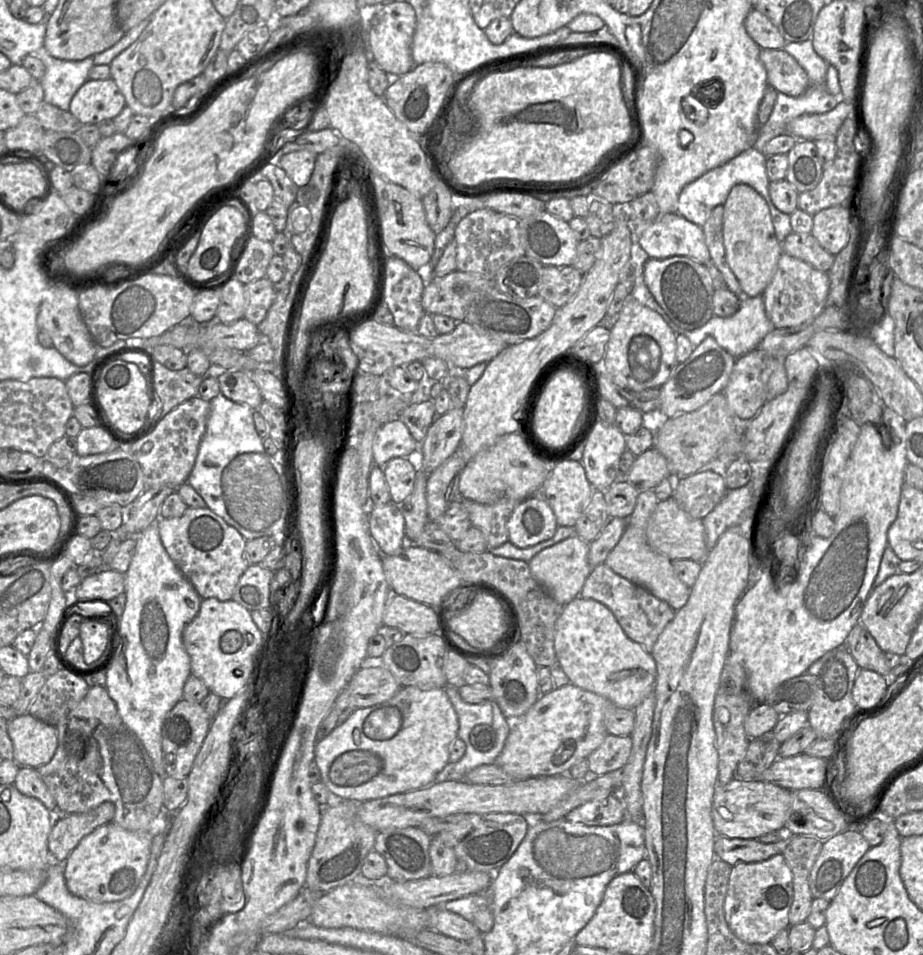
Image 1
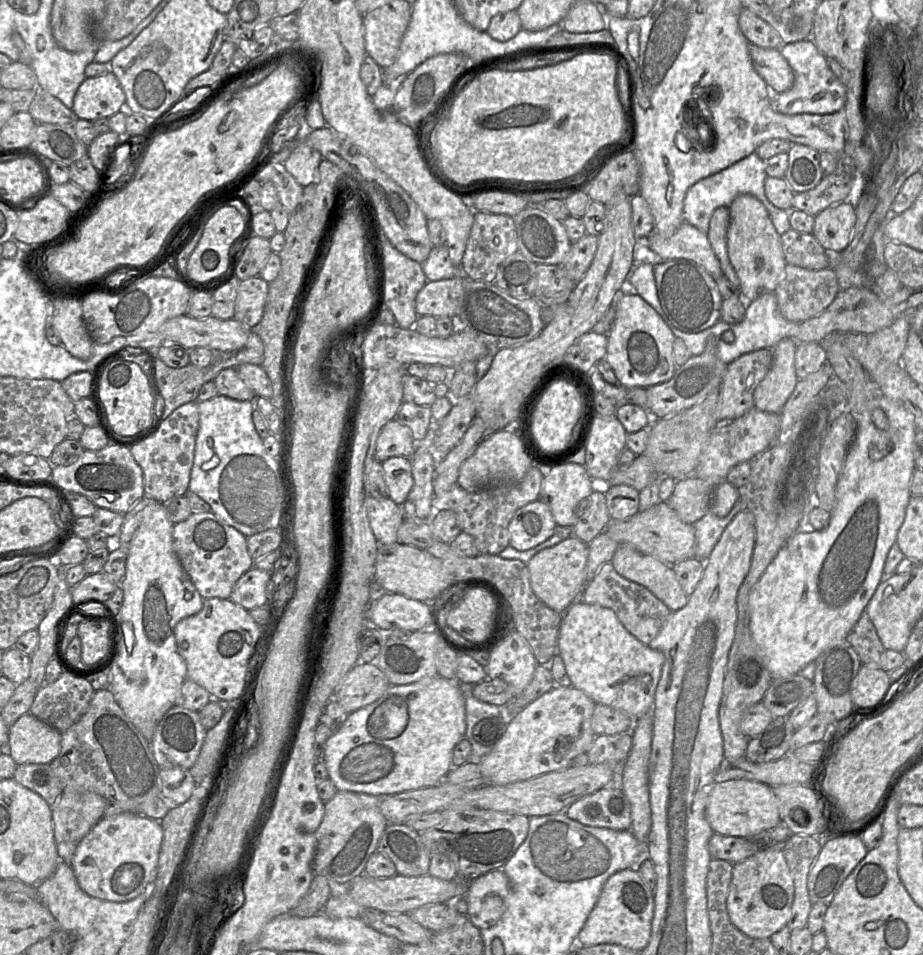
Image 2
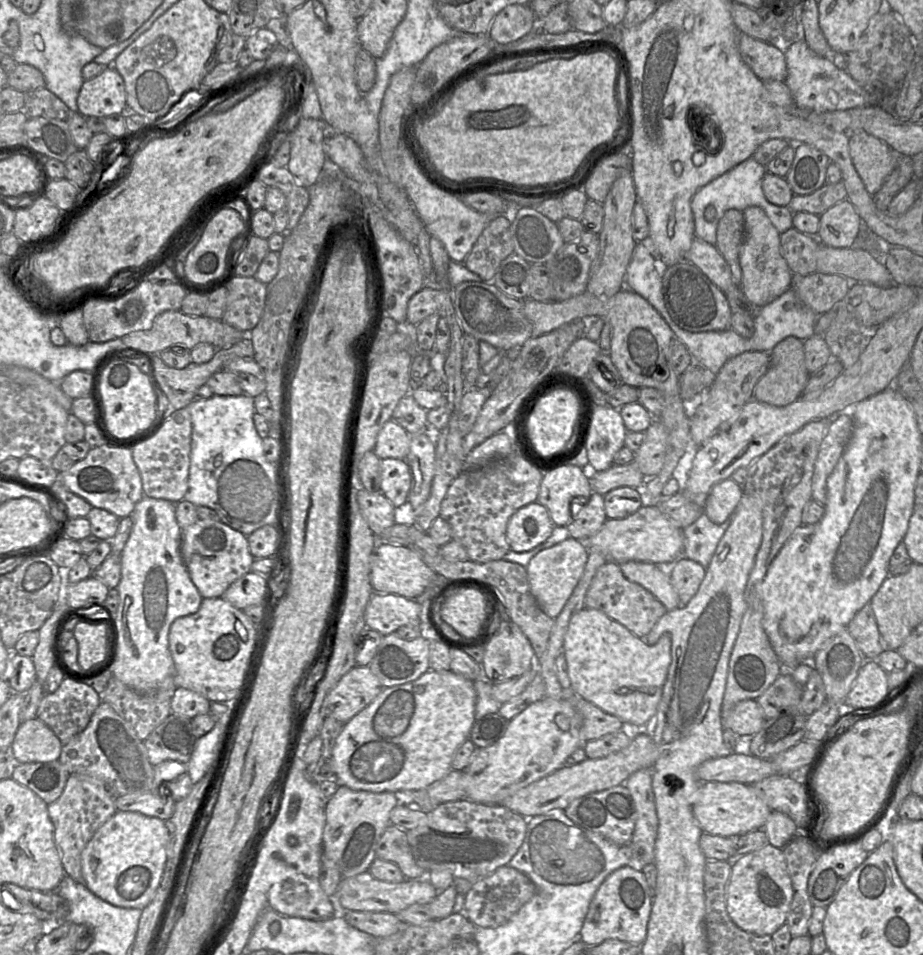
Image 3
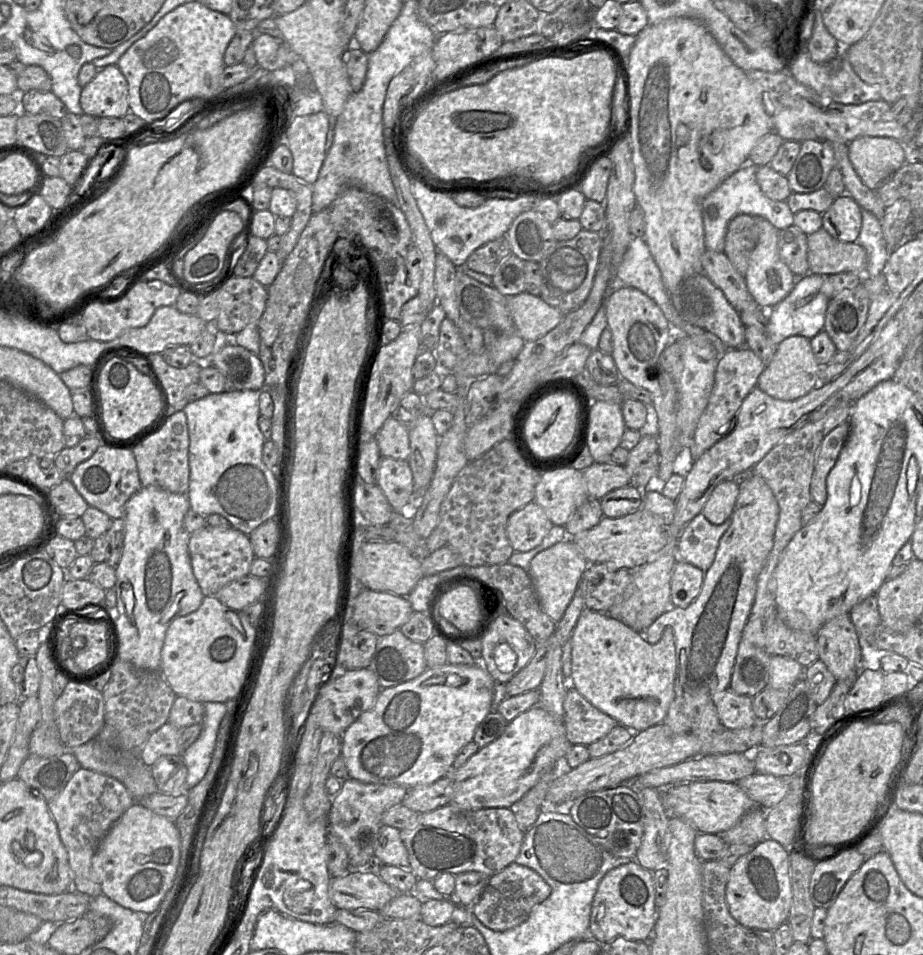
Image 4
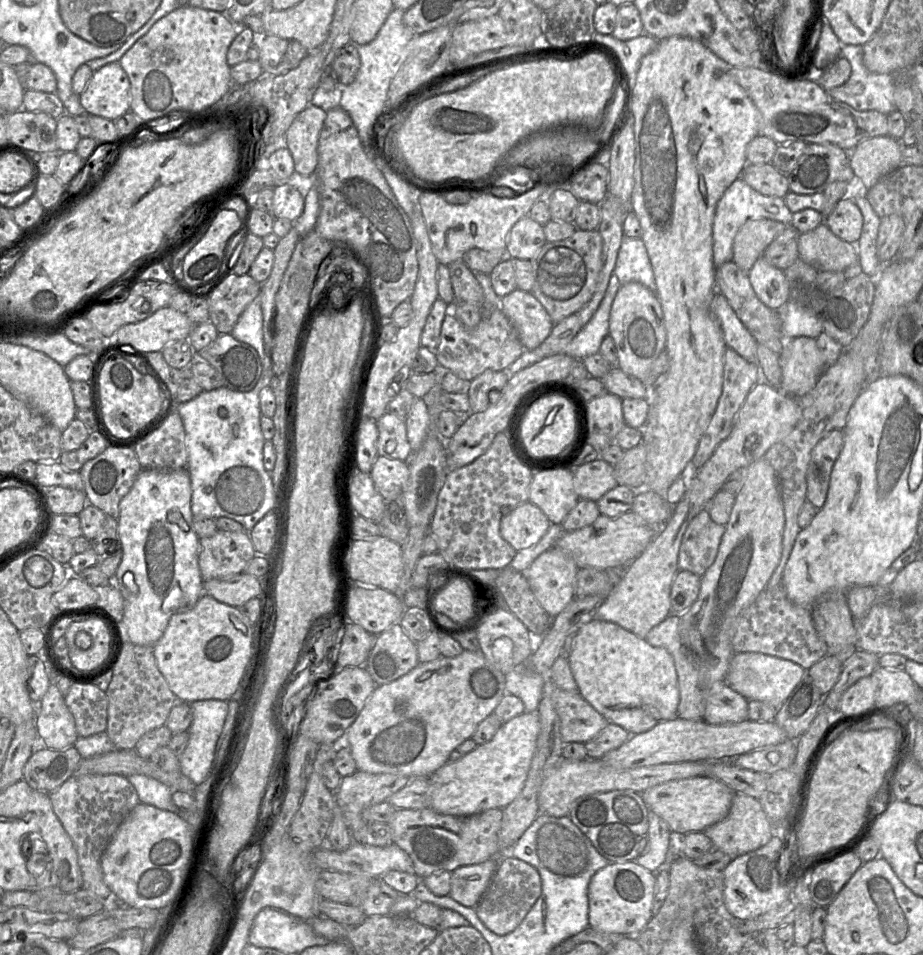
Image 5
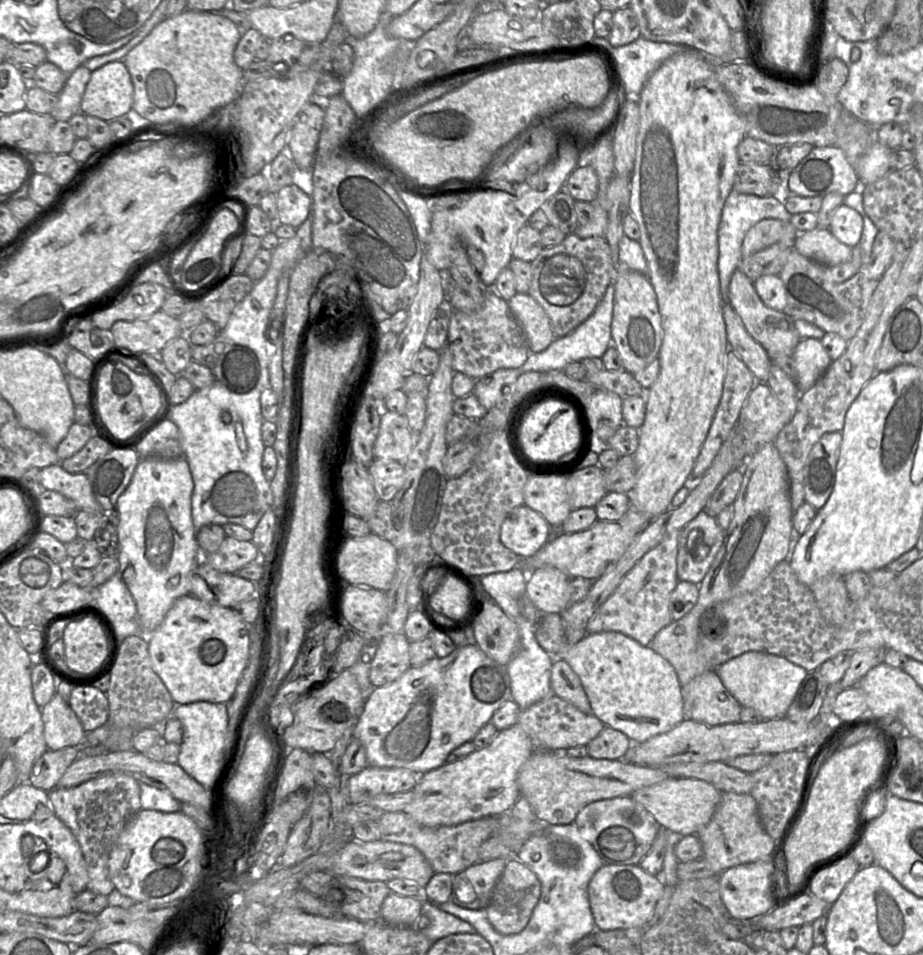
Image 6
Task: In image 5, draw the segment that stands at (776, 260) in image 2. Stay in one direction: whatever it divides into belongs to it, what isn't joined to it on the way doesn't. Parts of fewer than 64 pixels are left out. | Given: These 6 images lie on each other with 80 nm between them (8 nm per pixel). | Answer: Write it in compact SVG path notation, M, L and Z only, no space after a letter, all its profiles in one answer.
M761 256L748 272L750 283L759 300L770 309L778 309L790 298L784 271Z

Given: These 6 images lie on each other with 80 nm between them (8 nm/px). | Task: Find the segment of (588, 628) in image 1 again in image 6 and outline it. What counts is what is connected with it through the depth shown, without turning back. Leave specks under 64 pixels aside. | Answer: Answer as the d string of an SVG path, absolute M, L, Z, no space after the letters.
M542 614L539 622L536 625L535 636L538 644L548 654L550 654L554 659L562 659L566 661L572 670L578 675L589 700L592 714L594 714L605 726L609 726L624 733L632 743L641 743L655 735L668 732L685 719L686 715L684 711L683 688L680 685L677 673L670 662L651 649L650 646L643 646L634 639L619 632L600 632L595 634L587 634L577 644L570 645L566 639L565 625L560 614Z

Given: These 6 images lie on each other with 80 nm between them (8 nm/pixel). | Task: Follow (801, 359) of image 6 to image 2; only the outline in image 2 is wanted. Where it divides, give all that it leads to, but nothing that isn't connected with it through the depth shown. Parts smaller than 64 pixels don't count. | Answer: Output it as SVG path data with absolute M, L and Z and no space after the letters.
M784 338L772 348L771 367L753 393L758 410L779 414L792 394L799 380L795 371L797 345L792 338Z

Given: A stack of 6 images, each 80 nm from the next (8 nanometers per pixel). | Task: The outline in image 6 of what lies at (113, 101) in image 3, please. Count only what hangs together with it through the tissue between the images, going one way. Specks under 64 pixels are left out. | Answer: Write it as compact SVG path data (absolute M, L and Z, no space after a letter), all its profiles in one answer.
M123 61L92 71L80 104L80 112L105 121L132 114L134 88Z

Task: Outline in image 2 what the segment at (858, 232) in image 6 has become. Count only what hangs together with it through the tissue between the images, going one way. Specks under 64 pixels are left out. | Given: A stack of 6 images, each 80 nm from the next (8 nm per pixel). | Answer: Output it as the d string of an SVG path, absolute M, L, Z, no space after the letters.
M849 201L827 207L815 216L812 235L826 252L841 253L856 223L856 207Z

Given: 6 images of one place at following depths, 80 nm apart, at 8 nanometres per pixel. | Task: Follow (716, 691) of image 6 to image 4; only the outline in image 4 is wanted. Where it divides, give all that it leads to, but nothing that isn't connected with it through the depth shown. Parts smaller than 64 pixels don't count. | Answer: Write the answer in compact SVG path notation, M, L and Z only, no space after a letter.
M730 688L721 692L717 713L722 727L727 729L743 729L758 724L753 710L752 697L739 695Z

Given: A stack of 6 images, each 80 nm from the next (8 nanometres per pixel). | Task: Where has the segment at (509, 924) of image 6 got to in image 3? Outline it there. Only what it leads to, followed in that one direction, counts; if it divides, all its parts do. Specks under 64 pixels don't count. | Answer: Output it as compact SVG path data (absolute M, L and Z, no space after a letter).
M505 865L473 883L465 895L463 913L475 926L495 928L508 922L535 893L536 886L528 876Z

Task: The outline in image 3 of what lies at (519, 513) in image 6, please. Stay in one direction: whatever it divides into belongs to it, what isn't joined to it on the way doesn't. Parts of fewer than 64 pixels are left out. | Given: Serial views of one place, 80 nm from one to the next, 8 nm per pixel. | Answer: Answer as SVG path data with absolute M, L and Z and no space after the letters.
M539 502L518 509L509 518L506 538L510 550L522 553L544 543L552 534L554 524L548 510Z

